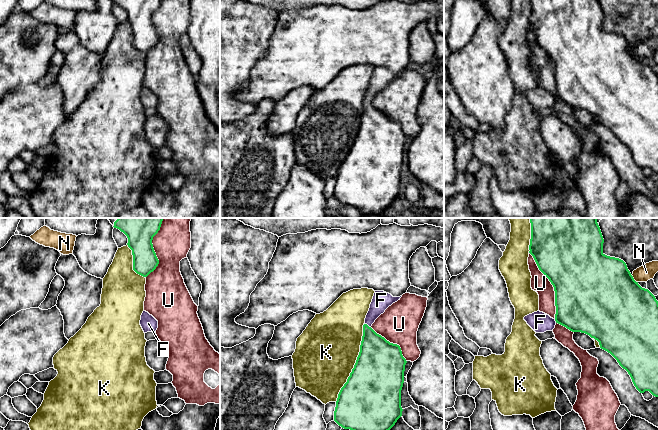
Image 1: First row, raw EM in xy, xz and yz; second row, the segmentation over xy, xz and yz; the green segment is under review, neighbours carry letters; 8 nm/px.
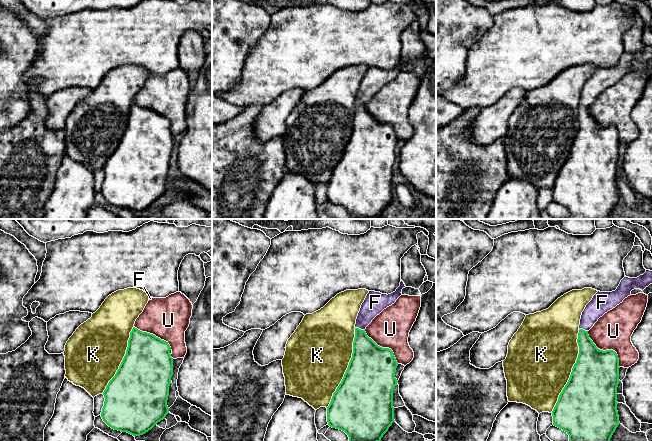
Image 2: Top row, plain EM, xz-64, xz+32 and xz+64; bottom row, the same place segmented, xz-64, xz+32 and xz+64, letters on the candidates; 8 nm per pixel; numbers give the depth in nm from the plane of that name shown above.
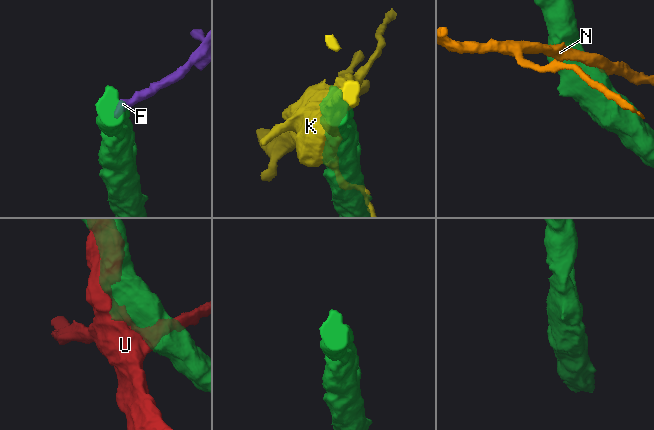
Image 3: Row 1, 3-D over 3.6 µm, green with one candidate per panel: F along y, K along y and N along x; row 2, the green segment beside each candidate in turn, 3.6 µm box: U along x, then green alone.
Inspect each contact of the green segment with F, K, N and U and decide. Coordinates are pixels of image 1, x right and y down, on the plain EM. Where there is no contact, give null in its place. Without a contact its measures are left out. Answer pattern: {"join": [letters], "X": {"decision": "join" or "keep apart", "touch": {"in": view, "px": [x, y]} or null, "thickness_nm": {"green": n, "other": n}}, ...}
{"join": ["F"], "F": {"decision": "join", "touch": {"in": "xz", "px": [366, 100]}, "thickness_nm": {"green": 280, "other": 150}}, "K": {"decision": "keep apart", "touch": {"in": "xz", "px": [355, 139]}, "thickness_nm": {"green": 440, "other": 500}}, "N": {"decision": "keep apart", "touch": {"in": "yz", "px": [633, 55]}, "thickness_nm": {"green": 500, "other": 130}}, "U": {"decision": "keep apart", "touch": {"in": "yz", "px": [552, 60]}, "thickness_nm": {"green": 500, "other": 150}}}

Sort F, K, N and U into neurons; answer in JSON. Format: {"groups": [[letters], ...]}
{"groups": [["F"], ["K"], ["N"], ["U"]]}

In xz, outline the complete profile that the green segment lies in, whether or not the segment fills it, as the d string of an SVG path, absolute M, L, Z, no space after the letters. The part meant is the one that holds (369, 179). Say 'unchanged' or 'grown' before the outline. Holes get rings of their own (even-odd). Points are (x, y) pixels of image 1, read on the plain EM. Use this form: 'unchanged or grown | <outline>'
grown | M375 67L363 101L359 131L336 177L334 197L344 205L357 208L362 217L381 215L402 192L401 166L407 137L399 121L390 119L371 104L375 96L401 73L393 73L384 67Z

